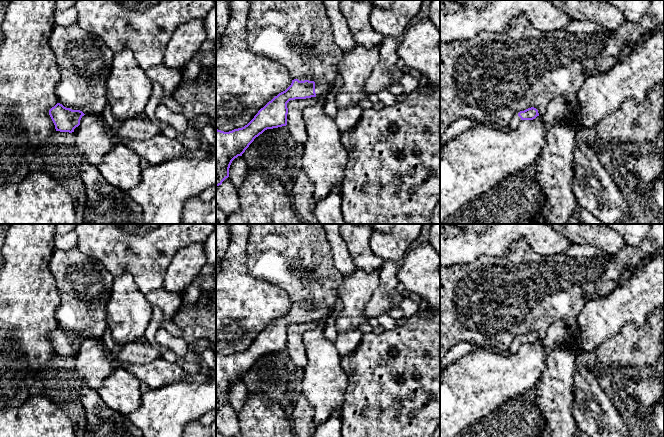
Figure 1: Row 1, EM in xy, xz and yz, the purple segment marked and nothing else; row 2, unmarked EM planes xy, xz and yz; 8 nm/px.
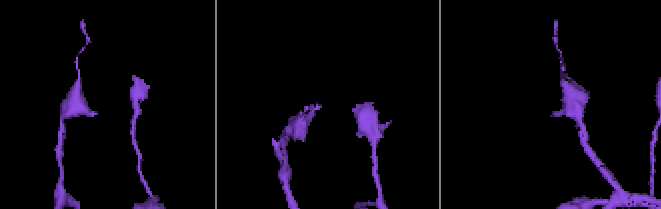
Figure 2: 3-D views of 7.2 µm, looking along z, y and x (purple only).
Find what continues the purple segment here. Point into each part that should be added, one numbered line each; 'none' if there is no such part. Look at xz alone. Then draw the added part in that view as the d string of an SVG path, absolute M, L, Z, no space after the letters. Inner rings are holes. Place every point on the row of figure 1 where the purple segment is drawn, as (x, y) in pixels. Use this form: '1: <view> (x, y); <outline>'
1: xz (322, 87); M320 80L315 82L315 93L316 96L322 96L328 94L333 90L333 85L329 85L326 81Z

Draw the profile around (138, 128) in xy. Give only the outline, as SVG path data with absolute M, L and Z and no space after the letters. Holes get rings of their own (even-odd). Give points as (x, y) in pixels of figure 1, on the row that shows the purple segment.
M136 115L129 117L126 121L117 124L114 129L116 135L120 138L132 141L148 141L150 138L160 135L167 126L166 122L158 119L151 119L146 116Z

